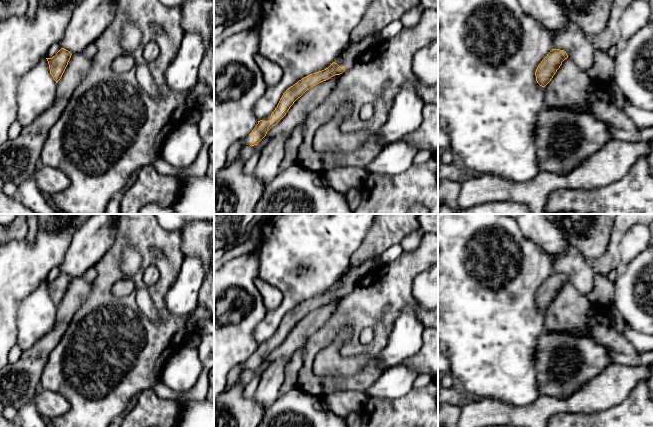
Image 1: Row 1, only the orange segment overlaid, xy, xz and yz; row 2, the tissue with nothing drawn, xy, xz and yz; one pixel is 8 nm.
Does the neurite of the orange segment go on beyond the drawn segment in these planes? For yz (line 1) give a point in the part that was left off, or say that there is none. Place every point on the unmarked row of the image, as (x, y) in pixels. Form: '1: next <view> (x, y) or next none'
1: next none

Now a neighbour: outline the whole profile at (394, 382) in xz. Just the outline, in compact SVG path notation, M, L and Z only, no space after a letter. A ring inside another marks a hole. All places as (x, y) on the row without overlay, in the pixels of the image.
M404 365L385 369L379 378L365 392L369 398L397 399L405 396L413 389L418 374Z

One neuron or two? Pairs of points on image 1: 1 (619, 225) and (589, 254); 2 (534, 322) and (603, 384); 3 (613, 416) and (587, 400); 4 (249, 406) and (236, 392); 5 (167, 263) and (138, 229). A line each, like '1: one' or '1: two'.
1: two
2: two
3: two
4: one
5: one

